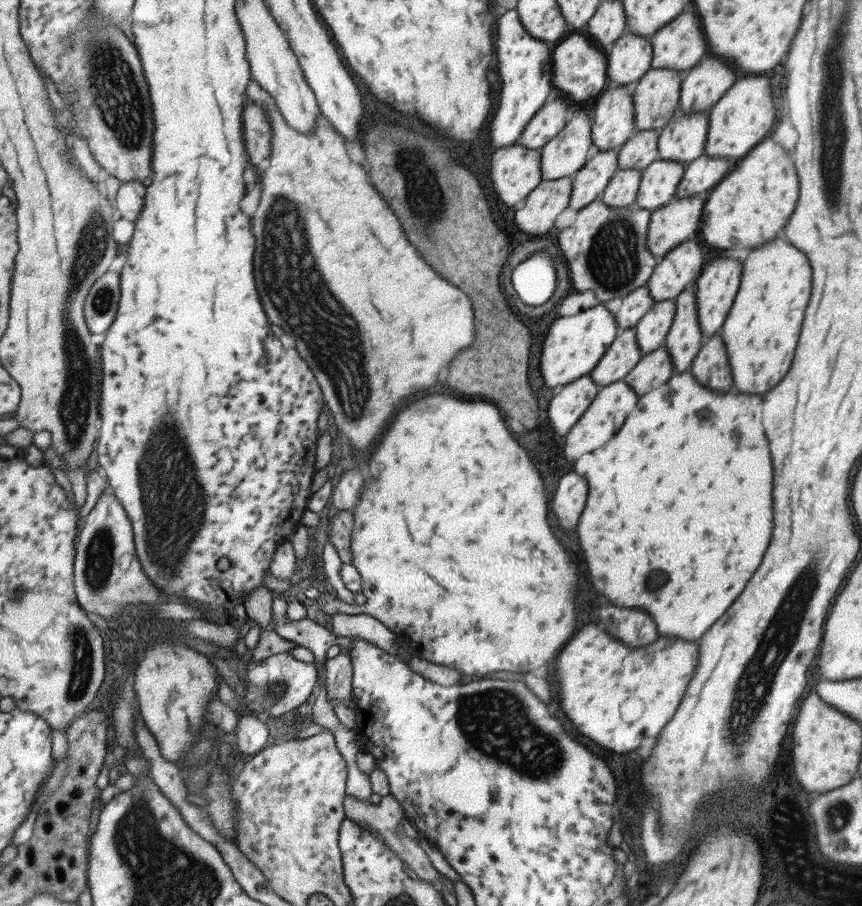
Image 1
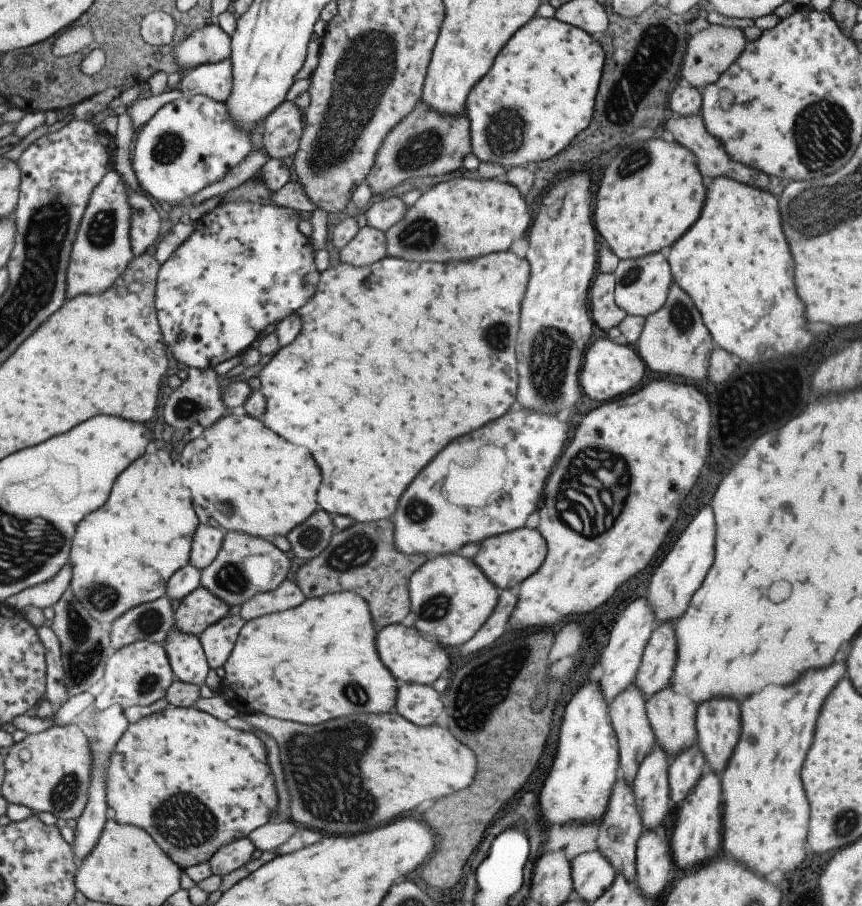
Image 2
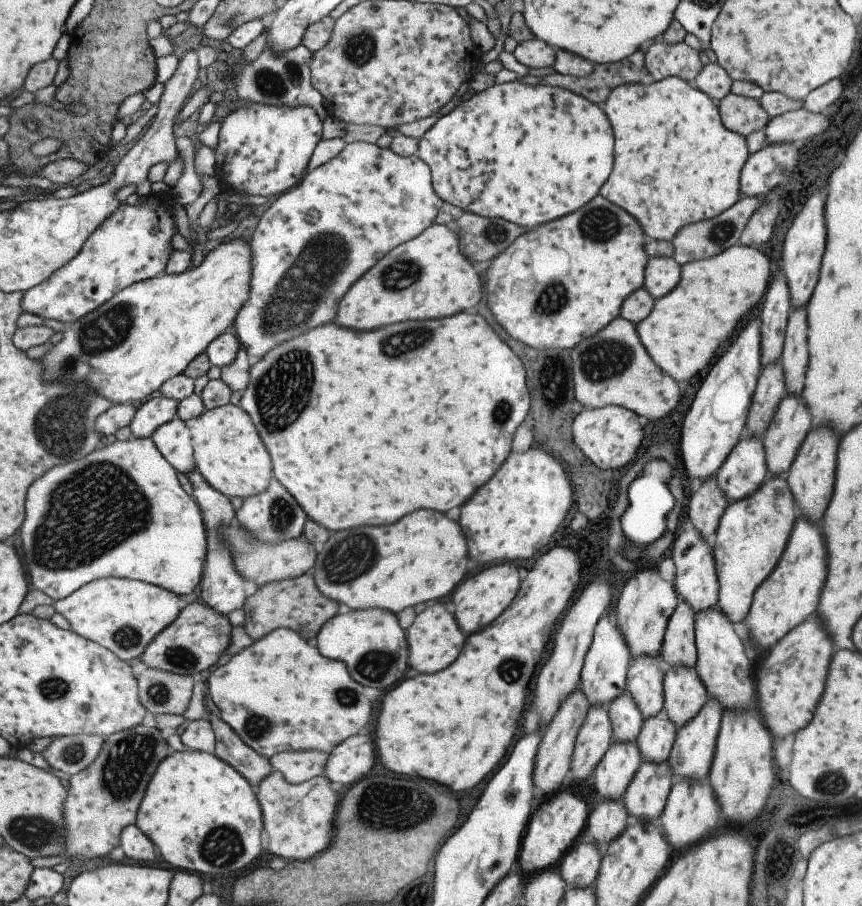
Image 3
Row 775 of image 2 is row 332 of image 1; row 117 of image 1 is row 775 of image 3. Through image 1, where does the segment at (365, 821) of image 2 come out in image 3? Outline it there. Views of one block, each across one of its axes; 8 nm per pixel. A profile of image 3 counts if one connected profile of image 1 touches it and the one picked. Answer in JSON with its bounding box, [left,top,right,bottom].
[255,771,341,861]

